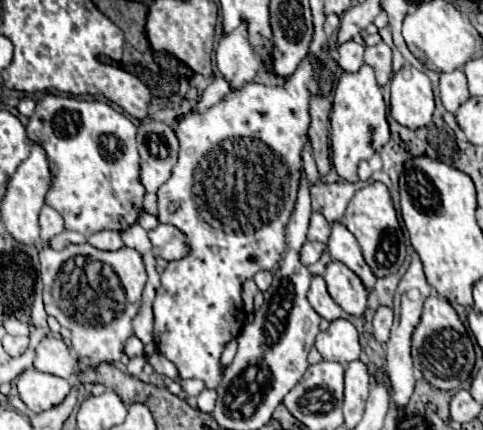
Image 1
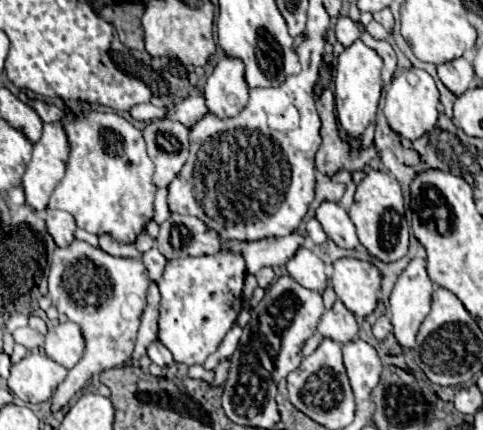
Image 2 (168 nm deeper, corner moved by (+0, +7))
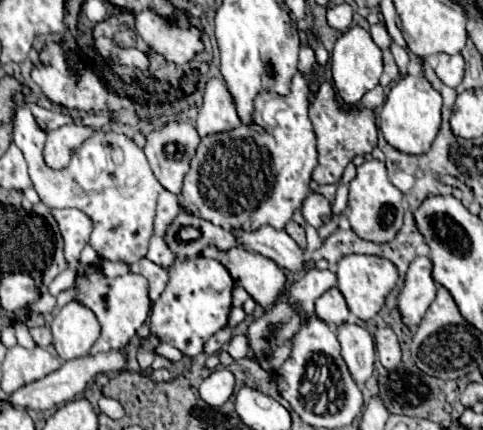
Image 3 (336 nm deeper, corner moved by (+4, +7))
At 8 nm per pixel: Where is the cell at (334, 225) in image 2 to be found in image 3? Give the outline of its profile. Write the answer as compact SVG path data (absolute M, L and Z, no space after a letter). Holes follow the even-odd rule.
M310 192L308 198L302 202L302 216L310 226L318 228L322 224L322 220L332 218L332 206L322 194Z

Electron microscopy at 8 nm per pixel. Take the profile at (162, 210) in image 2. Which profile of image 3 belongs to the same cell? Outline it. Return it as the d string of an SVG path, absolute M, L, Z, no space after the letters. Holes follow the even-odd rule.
M162 192L158 198L158 210L156 210L156 222L154 222L154 232L158 236L166 234L166 228L172 224L172 220L178 216L178 196L172 192Z

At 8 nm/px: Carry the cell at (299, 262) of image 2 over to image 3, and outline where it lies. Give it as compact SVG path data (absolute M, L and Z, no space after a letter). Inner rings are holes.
M262 226L262 228L258 228L258 232L242 232L242 230L234 230L234 228L230 232L242 246L274 260L278 266L282 266L286 270L300 272L306 268L304 252L284 230L274 230L270 226Z

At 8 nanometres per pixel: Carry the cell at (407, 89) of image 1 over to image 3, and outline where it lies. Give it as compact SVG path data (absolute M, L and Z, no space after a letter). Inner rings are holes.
M424 76L400 78L380 110L380 130L384 140L398 152L404 154L426 154L440 130L440 108L442 96L430 86Z

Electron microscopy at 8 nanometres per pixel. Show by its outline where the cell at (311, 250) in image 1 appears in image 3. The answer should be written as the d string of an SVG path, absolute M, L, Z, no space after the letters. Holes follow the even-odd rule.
M180 214L170 224L164 240L176 252L176 256L186 256L186 258L198 256L200 250L204 250L210 244L220 250L240 246L228 230L214 226L208 220L200 220L196 216L186 216L186 214Z

